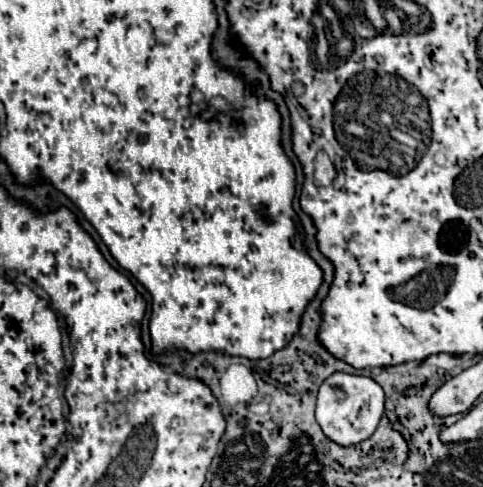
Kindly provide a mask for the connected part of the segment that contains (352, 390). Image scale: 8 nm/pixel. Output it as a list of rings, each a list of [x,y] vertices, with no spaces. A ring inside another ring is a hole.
[[[343,374],[343,380],[325,380],[321,384],[315,418],[329,440],[333,440],[339,446],[351,446],[367,440],[375,432],[385,410],[383,404],[385,394],[375,380],[365,376]]]

